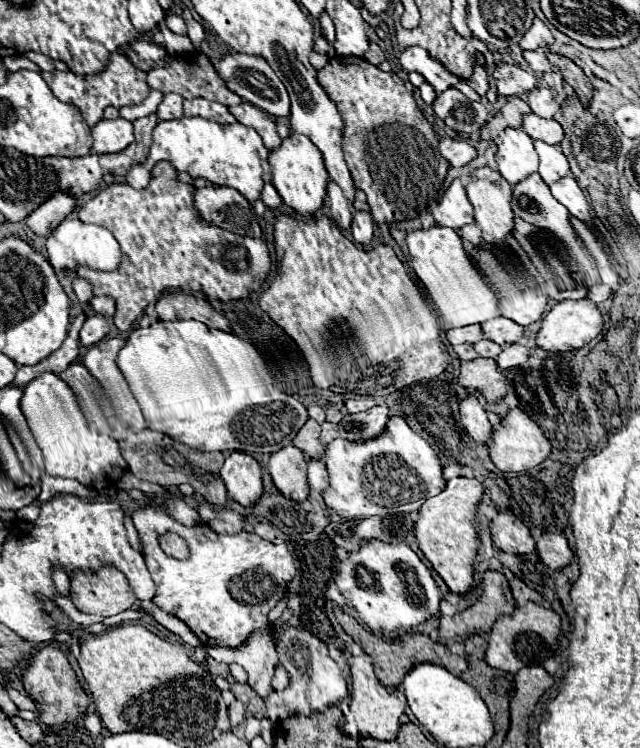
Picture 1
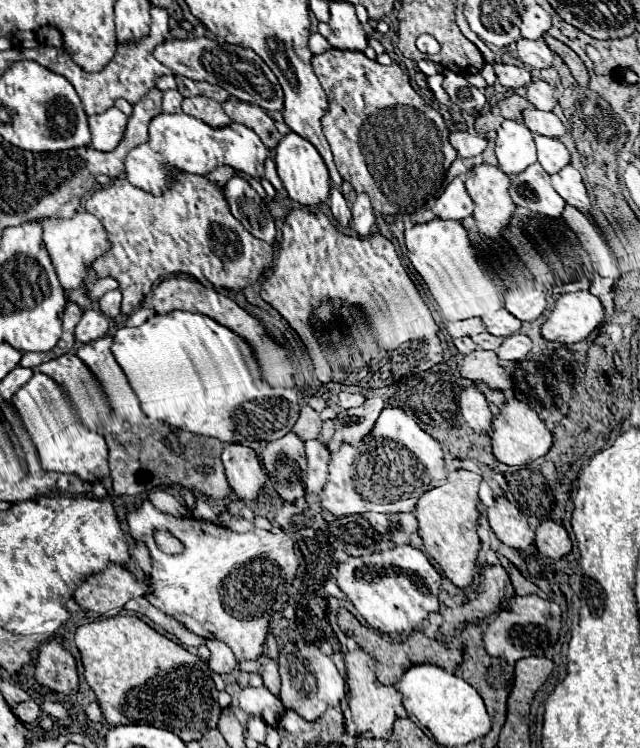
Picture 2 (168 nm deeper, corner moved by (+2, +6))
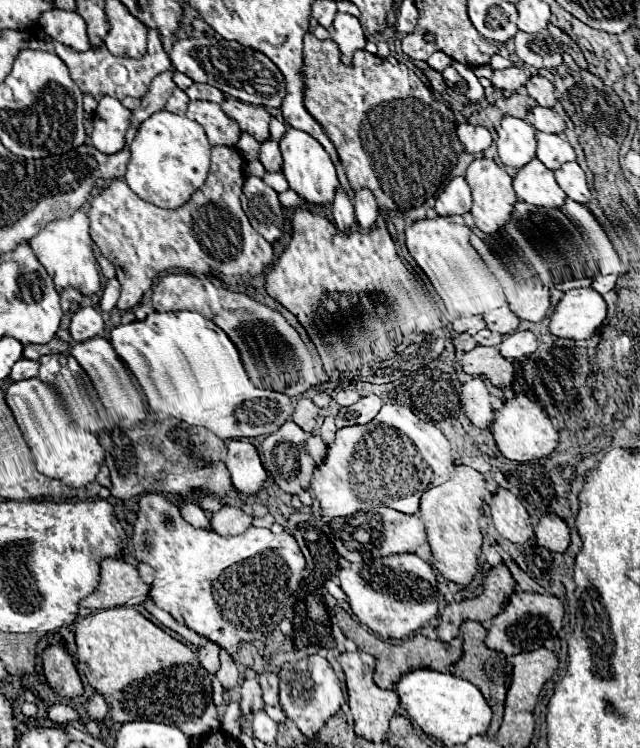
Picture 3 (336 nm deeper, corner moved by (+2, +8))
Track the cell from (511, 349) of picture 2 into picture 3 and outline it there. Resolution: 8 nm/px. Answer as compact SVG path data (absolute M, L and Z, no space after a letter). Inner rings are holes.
M515 331L507 335L501 345L497 345L497 349L505 359L515 361L519 357L531 355L537 349L537 337L531 331Z

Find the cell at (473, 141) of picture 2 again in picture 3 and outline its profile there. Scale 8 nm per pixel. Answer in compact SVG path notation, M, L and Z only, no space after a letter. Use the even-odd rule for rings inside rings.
M463 123L457 127L457 135L459 135L459 141L465 145L465 151L467 153L483 153L489 145L491 145L491 133L481 127L481 125L471 125L471 123Z

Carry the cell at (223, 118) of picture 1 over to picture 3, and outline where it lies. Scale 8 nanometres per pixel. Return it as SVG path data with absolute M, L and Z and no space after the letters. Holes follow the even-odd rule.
M191 101L187 107L187 117L205 129L211 145L237 145L241 137L239 125L227 117L217 103Z

